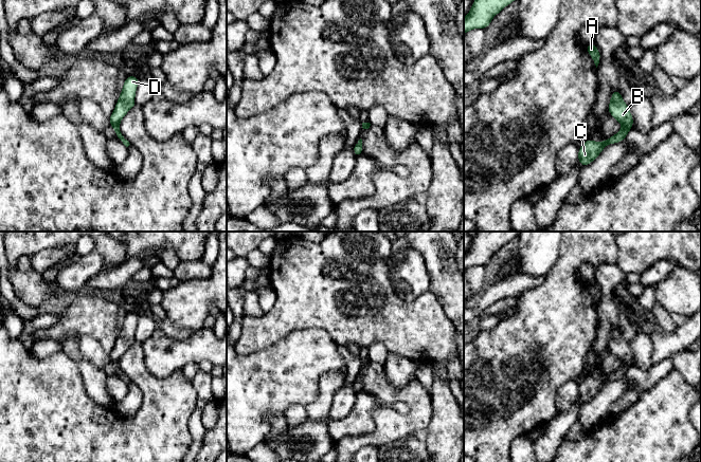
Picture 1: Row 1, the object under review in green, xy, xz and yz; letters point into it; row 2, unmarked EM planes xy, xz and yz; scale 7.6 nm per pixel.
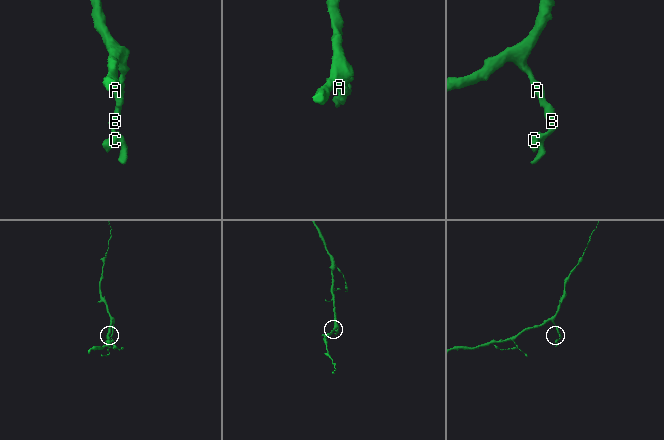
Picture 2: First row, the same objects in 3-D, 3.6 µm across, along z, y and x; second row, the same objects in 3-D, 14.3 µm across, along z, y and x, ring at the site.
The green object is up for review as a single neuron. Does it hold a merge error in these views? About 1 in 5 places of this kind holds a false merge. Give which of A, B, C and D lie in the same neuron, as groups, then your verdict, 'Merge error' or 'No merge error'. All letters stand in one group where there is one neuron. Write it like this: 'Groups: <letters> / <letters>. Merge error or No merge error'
Groups: A B C D. No merge error

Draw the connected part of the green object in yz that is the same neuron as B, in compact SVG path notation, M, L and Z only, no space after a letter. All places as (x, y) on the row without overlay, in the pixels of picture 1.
M617 326L612 330L608 348L623 364L615 372L610 373L607 377L594 378L587 376L578 388L578 398L582 404L592 400L607 382L623 378L634 361L629 344L624 338Z

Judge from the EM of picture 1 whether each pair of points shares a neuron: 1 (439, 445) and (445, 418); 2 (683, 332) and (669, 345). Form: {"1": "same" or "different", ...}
{"1": "same", "2": "same"}

